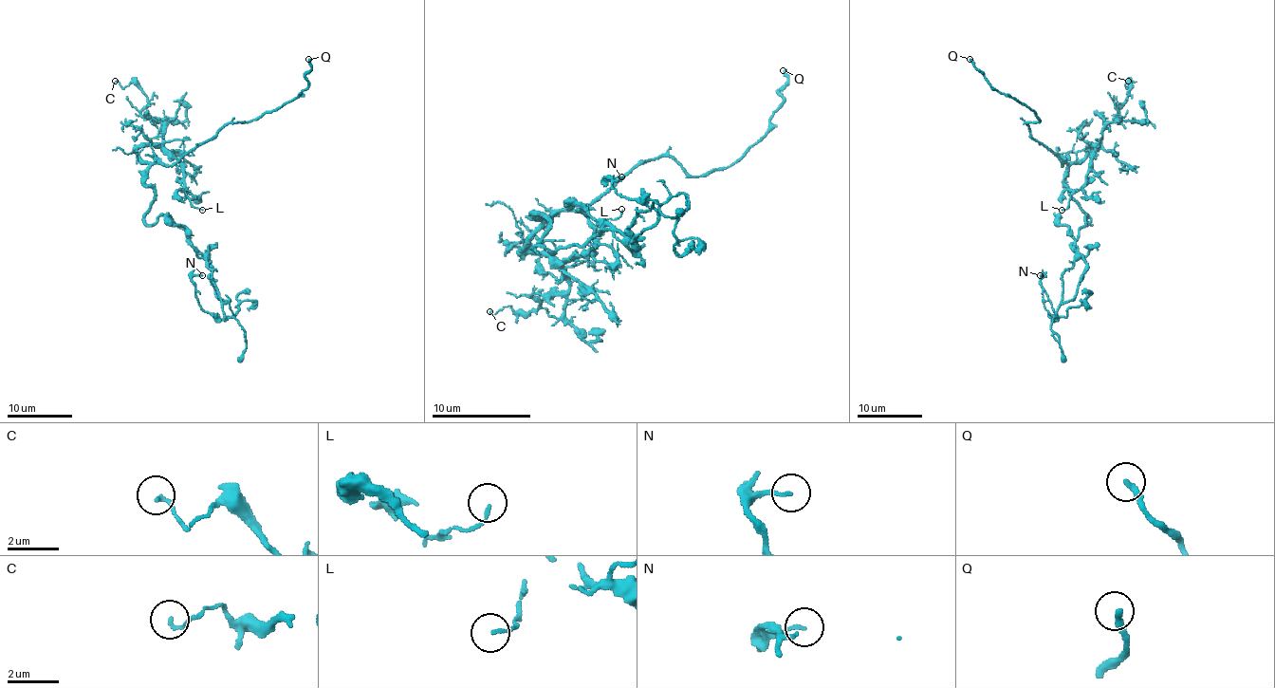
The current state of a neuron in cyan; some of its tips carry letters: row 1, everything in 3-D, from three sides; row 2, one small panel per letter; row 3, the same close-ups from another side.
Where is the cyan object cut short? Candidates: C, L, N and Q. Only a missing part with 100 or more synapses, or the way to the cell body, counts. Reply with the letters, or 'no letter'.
Q

